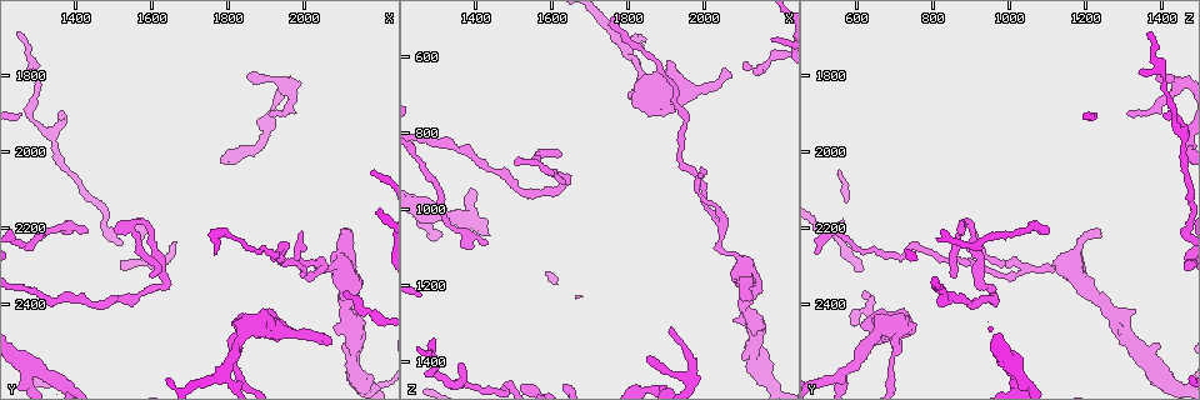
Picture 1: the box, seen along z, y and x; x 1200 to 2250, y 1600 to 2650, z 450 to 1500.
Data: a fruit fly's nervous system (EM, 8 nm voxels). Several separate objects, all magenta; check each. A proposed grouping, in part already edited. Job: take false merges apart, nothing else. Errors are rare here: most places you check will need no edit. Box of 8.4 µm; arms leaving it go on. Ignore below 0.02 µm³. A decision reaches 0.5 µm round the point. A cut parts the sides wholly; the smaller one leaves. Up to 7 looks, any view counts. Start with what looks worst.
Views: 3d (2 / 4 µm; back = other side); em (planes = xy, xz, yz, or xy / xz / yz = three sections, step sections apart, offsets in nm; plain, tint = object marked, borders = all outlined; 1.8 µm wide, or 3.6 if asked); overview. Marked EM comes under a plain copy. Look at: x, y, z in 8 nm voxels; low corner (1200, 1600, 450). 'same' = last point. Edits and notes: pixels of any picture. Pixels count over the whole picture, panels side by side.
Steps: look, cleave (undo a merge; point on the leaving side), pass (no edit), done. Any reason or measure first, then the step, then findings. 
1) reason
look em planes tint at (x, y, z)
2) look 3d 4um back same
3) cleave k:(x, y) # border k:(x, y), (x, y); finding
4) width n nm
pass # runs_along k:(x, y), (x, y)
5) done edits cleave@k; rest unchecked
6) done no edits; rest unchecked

abrupt turn
look em xy step 16 tint at (1560, 2180, 875)

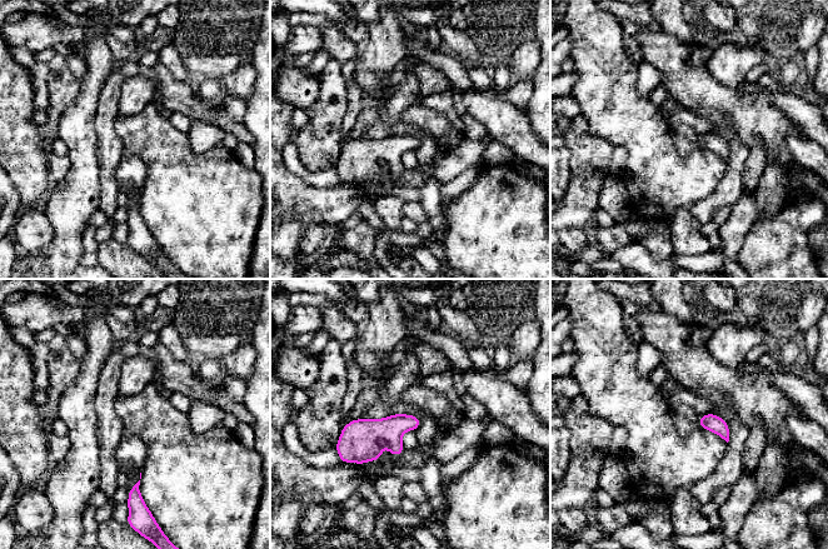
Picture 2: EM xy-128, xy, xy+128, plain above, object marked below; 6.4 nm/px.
cut it another way
look em planes borders same

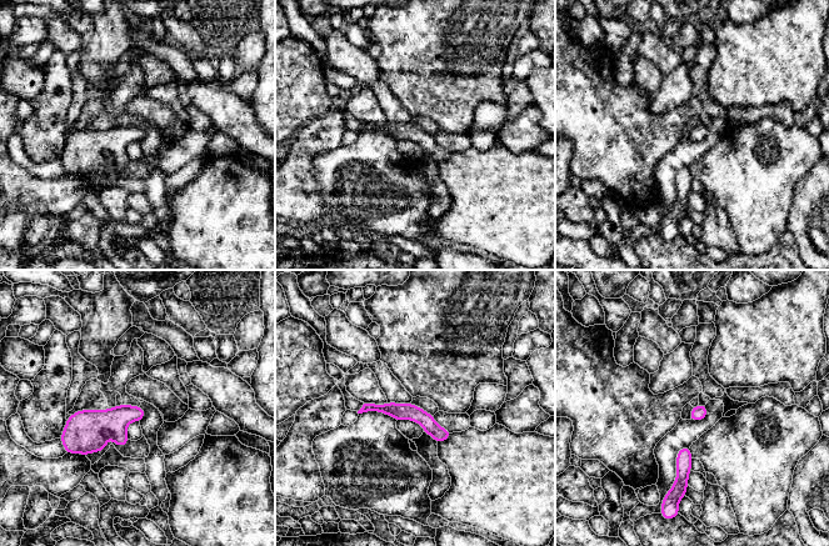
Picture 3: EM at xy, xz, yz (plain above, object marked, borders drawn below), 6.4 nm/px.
width 100 nm
pass # runs_along 3:(365, 407), (410, 411), (447, 434); one neuron here

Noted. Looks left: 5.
a narrow waist
look 3d 2um at (2100, 2405, 1255)

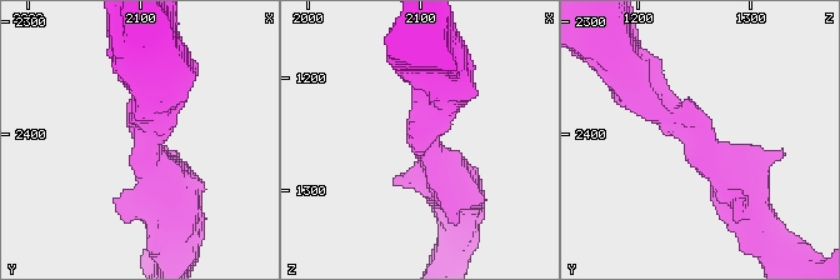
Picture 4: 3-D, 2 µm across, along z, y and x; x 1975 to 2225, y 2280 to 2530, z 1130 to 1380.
arm_widths 320, 400 nm
look em planes borders at (2104, 2406, 1258)

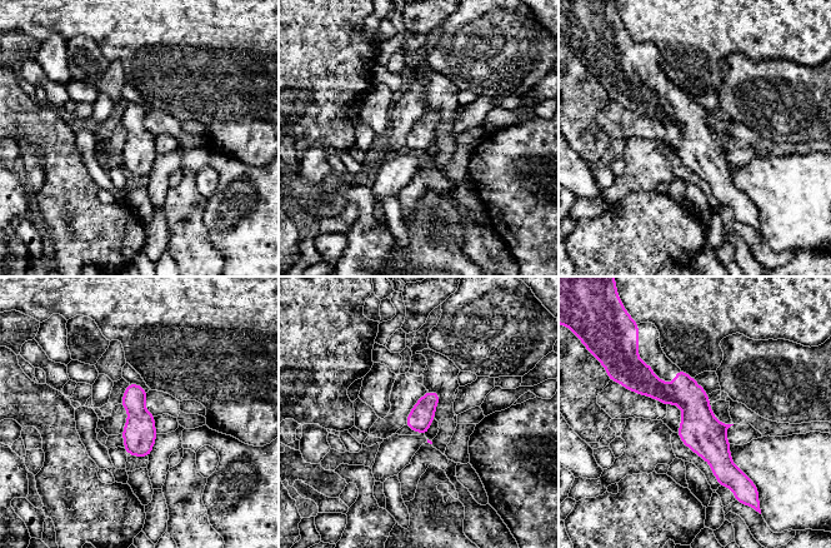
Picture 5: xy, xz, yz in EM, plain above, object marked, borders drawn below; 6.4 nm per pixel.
pass # runs_along 5:(635, 378), (675, 393), (742, 477); one neuron here

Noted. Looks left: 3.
abrupt turn
look 3d 2um at (1955, 1830, 1440)

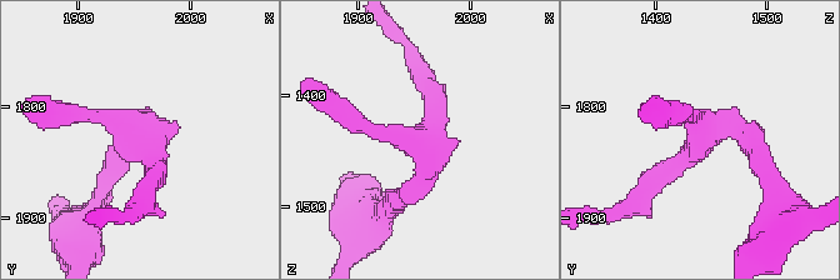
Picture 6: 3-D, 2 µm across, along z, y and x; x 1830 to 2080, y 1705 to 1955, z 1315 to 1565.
look em planes tint at (1960, 1830, 1446)

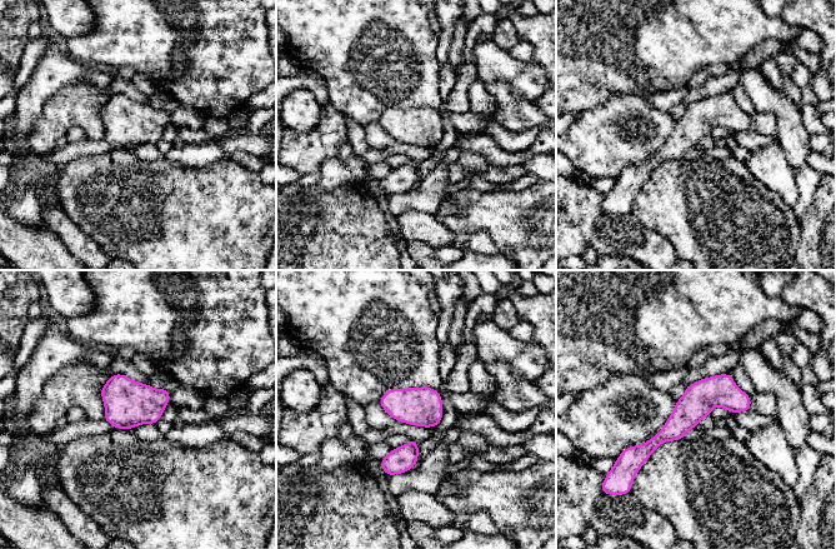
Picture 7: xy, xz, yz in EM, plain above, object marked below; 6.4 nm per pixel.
width 220 nm
pass # runs_along 7:(747, 399), (702, 399), (632, 449); one neuron here

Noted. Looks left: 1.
done no edits; rest unchecked

